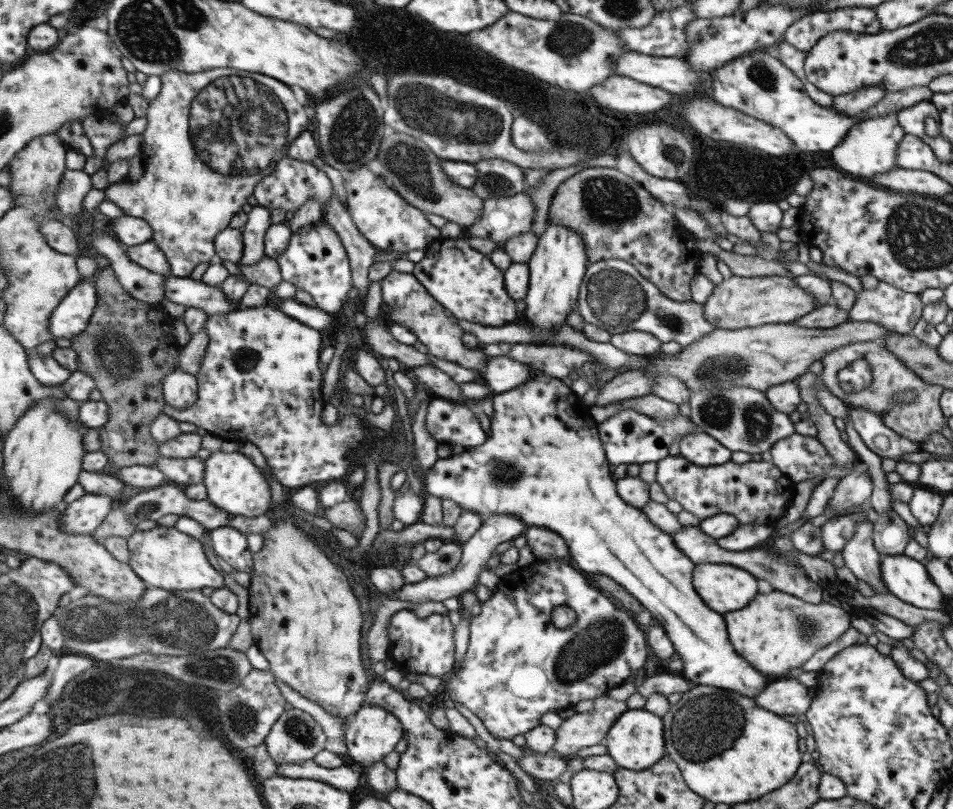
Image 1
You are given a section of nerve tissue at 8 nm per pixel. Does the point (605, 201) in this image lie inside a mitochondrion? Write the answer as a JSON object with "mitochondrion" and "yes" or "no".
{"mitochondrion":"yes"}

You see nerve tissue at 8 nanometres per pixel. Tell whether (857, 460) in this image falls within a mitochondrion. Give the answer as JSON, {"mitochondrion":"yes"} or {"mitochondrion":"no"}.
{"mitochondrion":"no"}

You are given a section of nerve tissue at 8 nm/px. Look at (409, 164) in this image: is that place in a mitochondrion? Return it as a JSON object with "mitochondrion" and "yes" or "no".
{"mitochondrion":"yes"}

